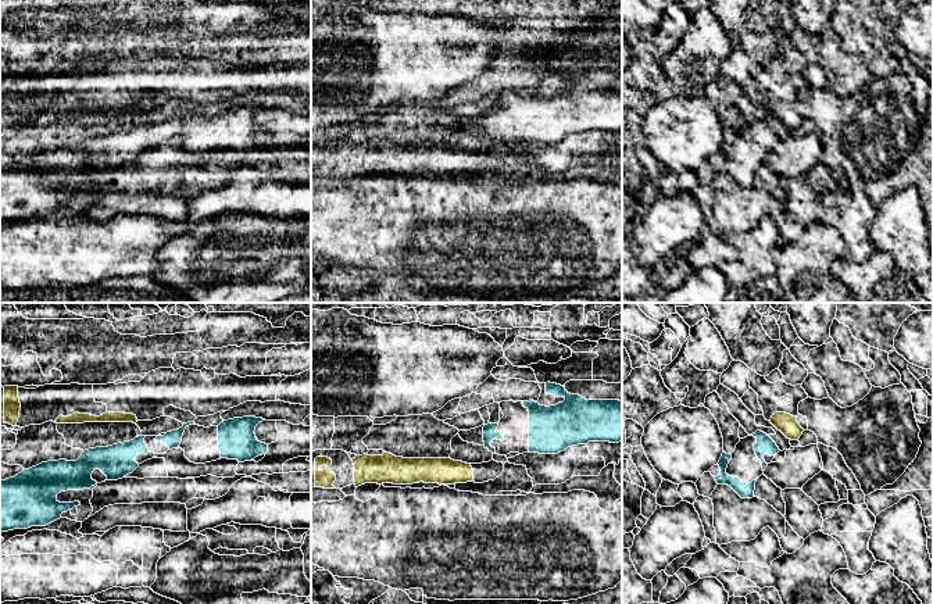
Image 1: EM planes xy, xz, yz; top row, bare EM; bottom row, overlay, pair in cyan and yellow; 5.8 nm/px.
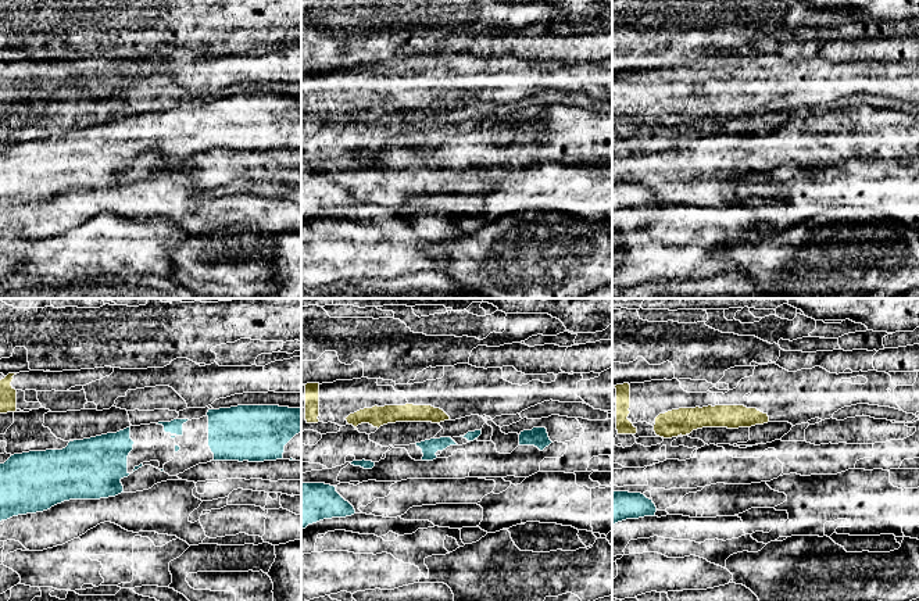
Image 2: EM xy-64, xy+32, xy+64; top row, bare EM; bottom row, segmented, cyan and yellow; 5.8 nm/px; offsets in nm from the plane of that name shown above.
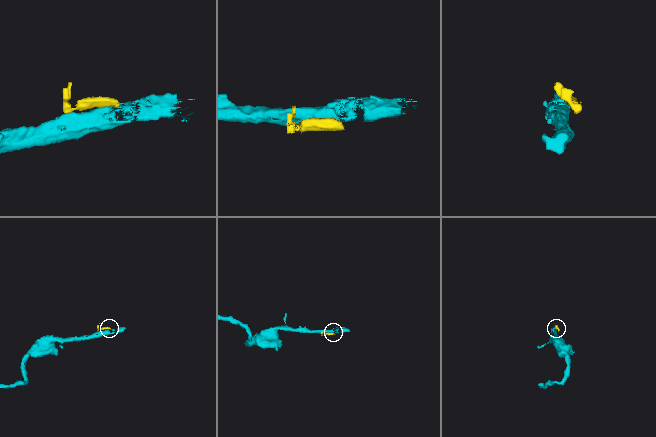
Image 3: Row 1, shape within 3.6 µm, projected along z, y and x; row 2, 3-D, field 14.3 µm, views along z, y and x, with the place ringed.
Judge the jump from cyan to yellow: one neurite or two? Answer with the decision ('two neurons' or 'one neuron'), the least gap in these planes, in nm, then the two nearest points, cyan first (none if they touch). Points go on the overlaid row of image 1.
two neurons | 70 nm | yz (765, 433), (774, 425)

